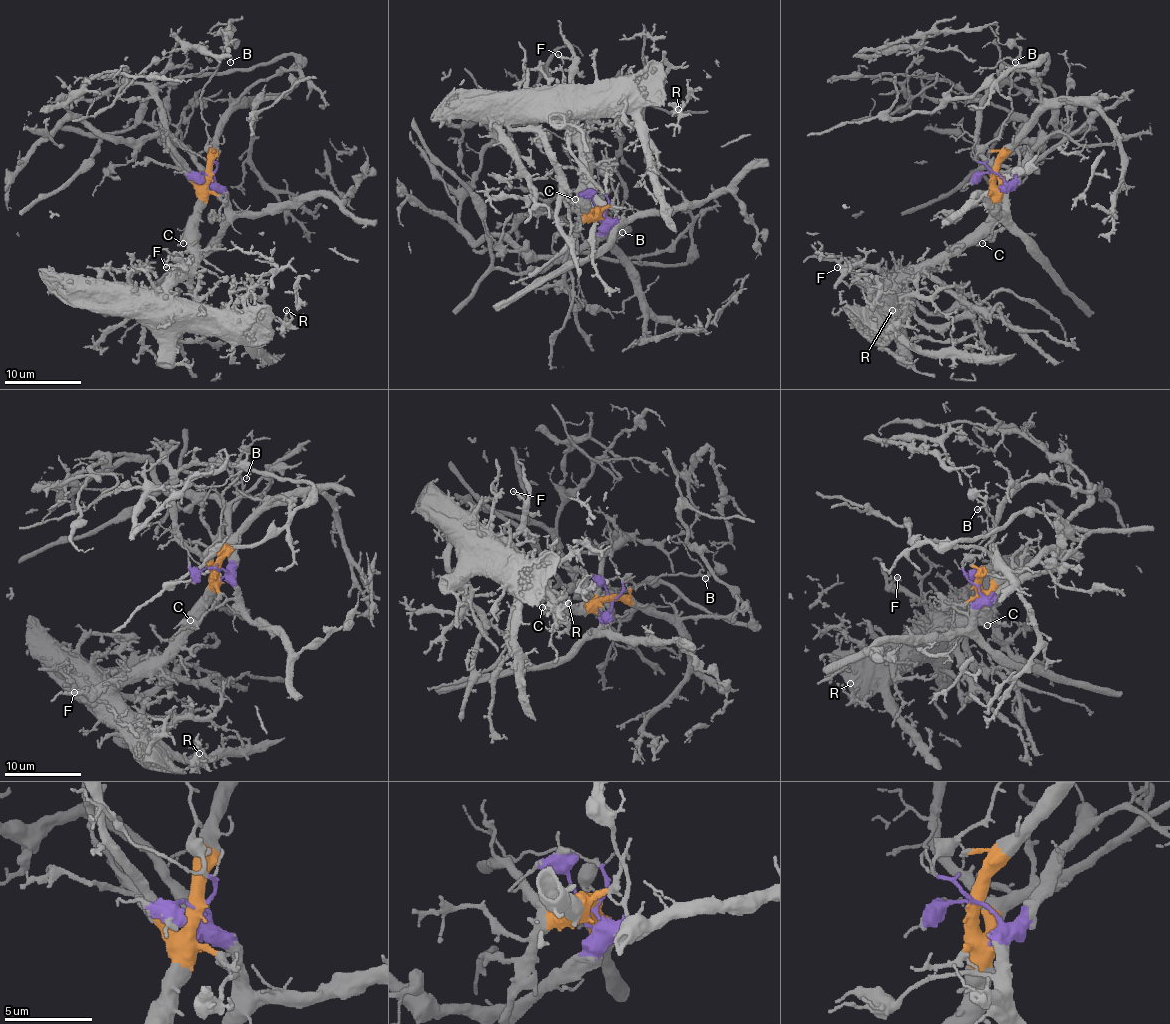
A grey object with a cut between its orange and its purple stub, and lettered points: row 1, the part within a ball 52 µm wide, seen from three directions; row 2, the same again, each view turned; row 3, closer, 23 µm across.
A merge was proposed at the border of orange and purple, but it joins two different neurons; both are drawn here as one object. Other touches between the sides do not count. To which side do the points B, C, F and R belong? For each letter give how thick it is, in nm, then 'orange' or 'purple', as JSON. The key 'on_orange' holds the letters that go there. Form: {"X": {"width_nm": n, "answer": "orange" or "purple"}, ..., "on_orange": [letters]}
{"B": {"width_nm": 140, "answer": "purple"}, "C": {"width_nm": 120, "answer": "orange"}, "F": {"width_nm": 140, "answer": "orange"}, "R": {"width_nm": 180, "answer": "orange"}, "on_orange": ["C", "F", "R"]}

